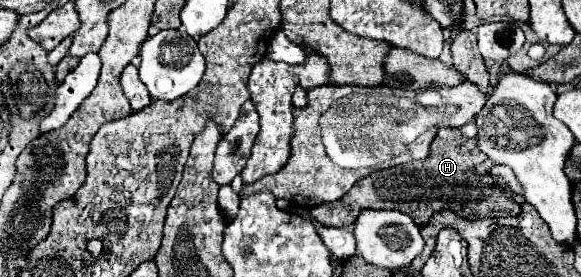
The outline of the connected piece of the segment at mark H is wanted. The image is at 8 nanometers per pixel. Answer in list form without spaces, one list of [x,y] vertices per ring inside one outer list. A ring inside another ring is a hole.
[[[439,128],[435,140],[431,142],[431,152],[427,160],[417,160],[411,164],[401,164],[373,172],[371,176],[359,180],[347,196],[331,204],[319,204],[309,210],[309,214],[325,226],[349,226],[363,208],[389,208],[407,212],[417,226],[425,226],[431,214],[439,210],[455,210],[469,220],[483,216],[515,216],[519,214],[519,204],[511,200],[511,192],[503,190],[493,178],[479,178],[473,174],[477,164],[485,162],[485,156],[479,152],[473,138],[463,138],[455,128]],[[449,188],[453,196],[439,196],[437,192]]]

